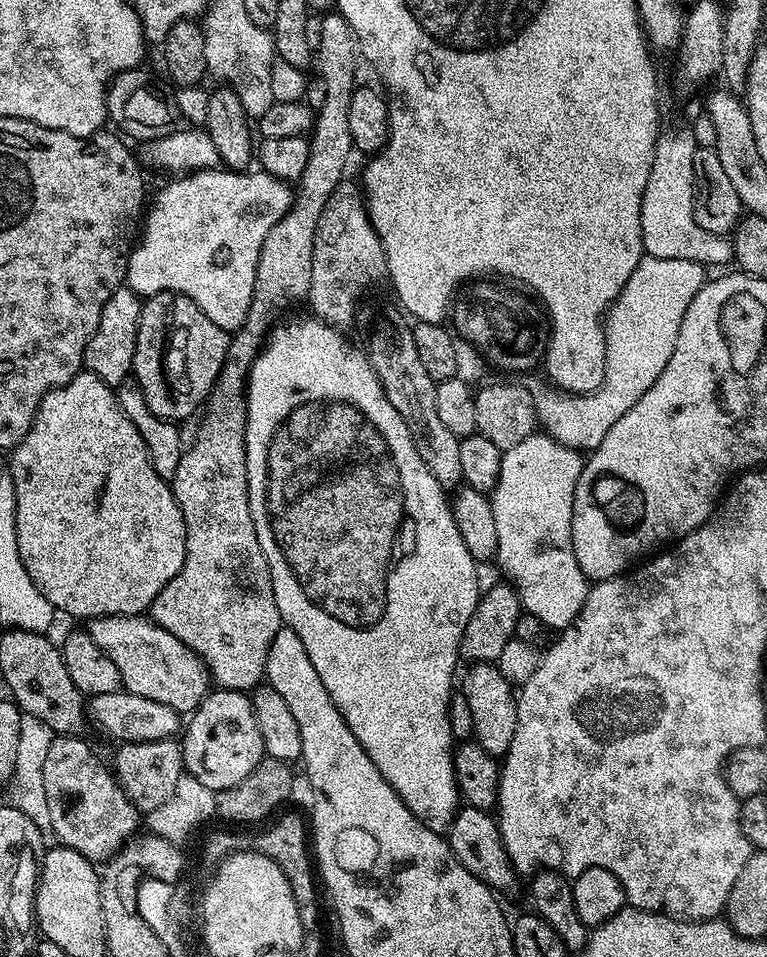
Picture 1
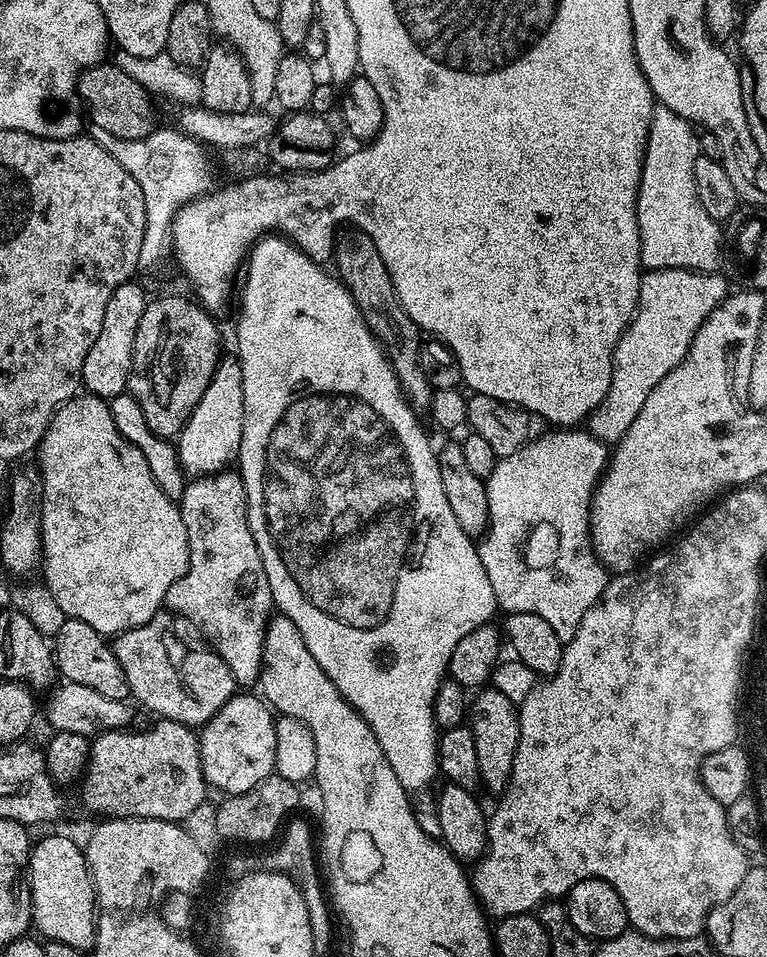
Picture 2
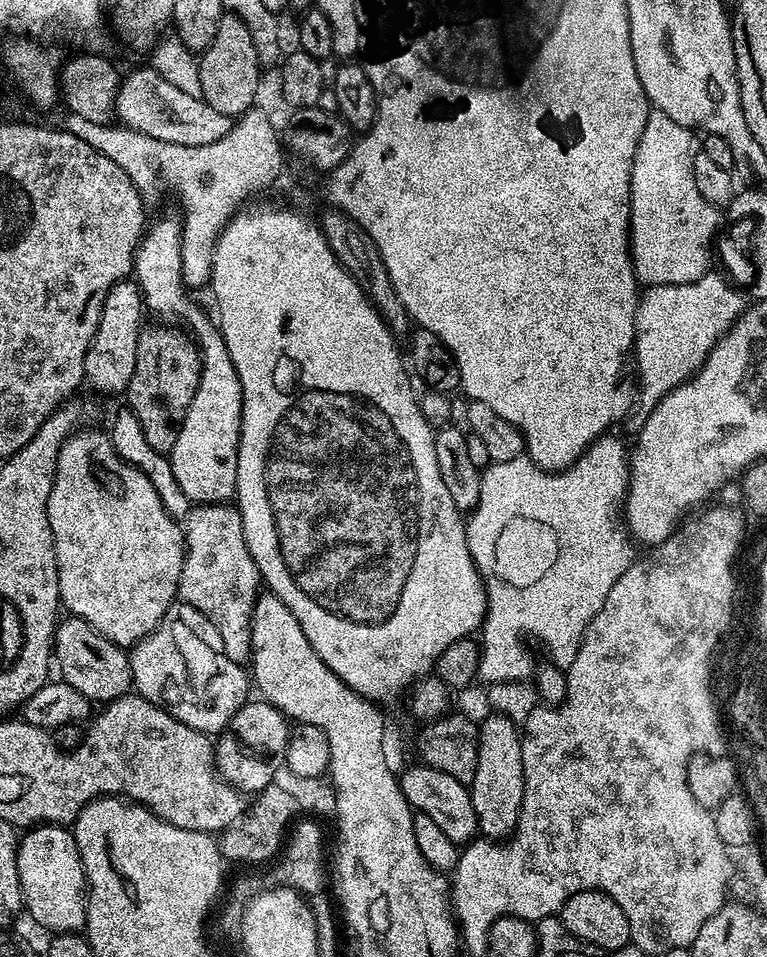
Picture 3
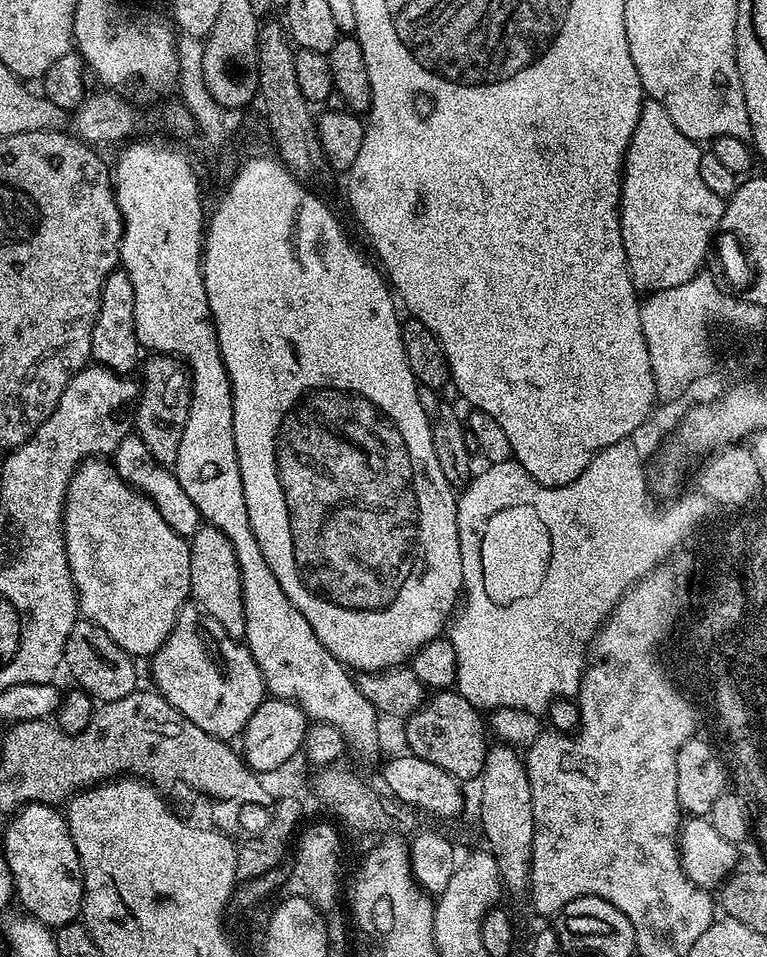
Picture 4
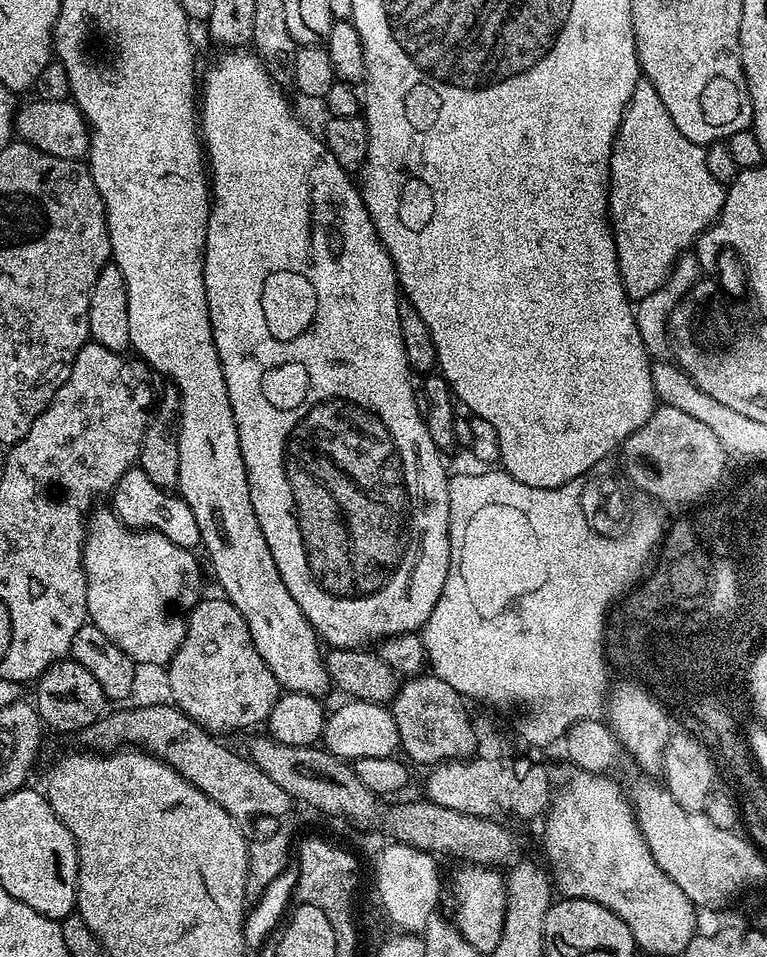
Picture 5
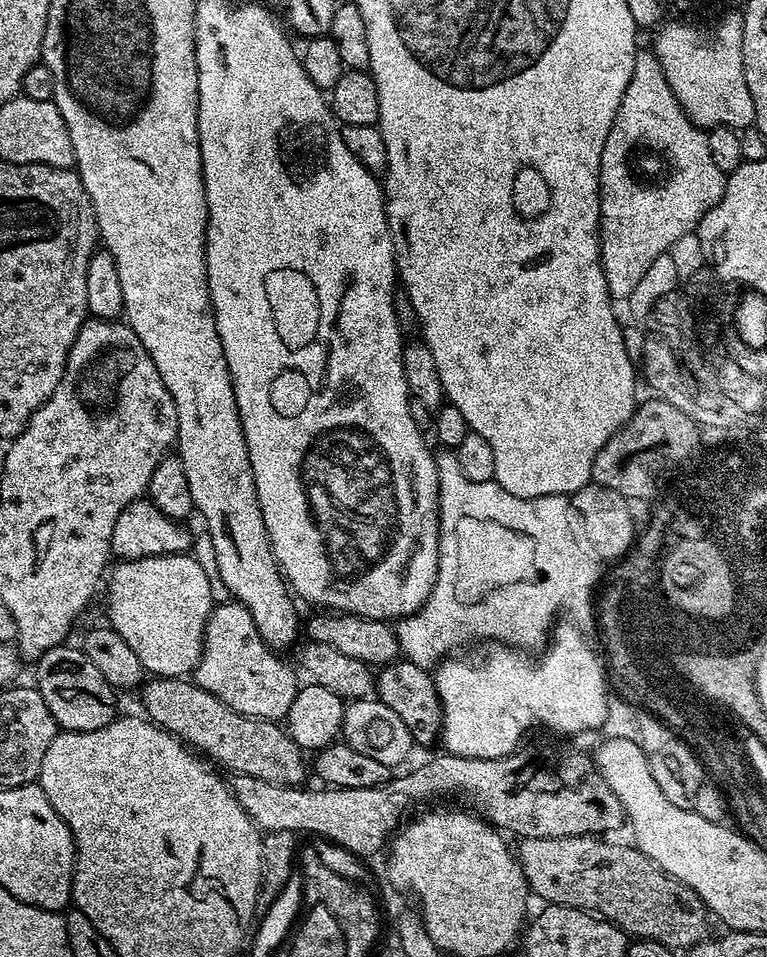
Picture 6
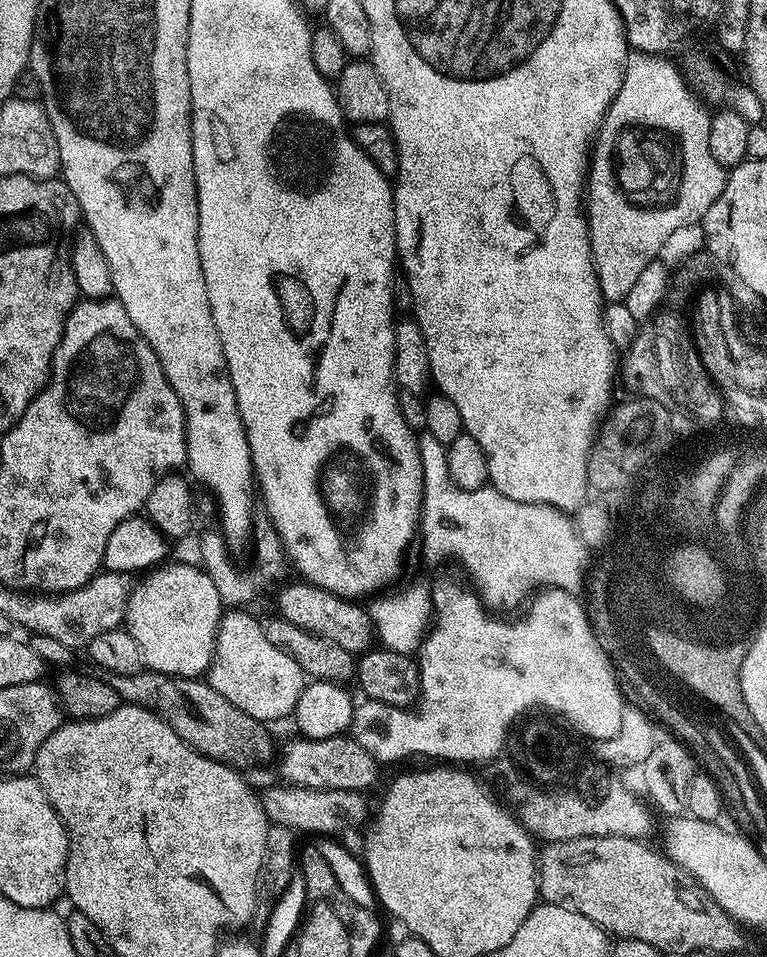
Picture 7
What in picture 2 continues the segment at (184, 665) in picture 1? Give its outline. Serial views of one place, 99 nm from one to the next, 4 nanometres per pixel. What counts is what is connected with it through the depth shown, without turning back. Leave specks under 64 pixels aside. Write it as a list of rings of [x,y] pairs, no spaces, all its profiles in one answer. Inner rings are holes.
[[[161,610],[150,622],[120,633],[111,641],[112,649],[126,674],[131,699],[137,705],[145,704],[150,711],[157,712],[157,717],[166,720],[203,726],[226,706],[228,699],[237,695],[238,685],[222,657],[211,647],[195,644],[190,637],[183,636],[175,622],[173,613]]]

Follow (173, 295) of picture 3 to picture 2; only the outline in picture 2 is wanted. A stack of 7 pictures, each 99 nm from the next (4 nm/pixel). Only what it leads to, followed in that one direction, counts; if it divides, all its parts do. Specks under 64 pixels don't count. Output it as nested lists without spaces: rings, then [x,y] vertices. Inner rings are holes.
[[[225,355],[214,370],[206,394],[194,406],[186,426],[178,437],[180,465],[189,477],[205,474],[219,474],[229,467],[228,464],[240,454],[242,430],[244,429],[244,383],[242,366],[235,355]]]

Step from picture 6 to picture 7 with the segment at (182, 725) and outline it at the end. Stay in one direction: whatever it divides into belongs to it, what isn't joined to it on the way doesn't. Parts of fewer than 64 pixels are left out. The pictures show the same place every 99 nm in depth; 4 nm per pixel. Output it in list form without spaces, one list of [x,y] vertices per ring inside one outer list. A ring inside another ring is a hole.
[[[93,665],[90,674],[99,681],[108,684],[108,686],[112,686],[114,690],[117,691],[117,694],[120,695],[123,703],[137,704],[143,708],[151,708],[152,711],[159,714],[186,743],[203,753],[204,756],[221,760],[224,764],[230,764],[237,770],[252,768],[255,764],[264,764],[271,756],[273,759],[274,748],[272,752],[272,740],[268,737],[267,730],[264,729],[267,727],[265,727],[261,721],[250,718],[250,714],[238,710],[238,706],[234,706],[234,702],[222,698],[222,694],[218,694],[218,690],[214,690],[207,679],[193,678],[190,676],[167,676],[161,672],[153,672],[151,670],[141,670],[134,674],[116,674],[112,670],[108,670],[100,665]]]

